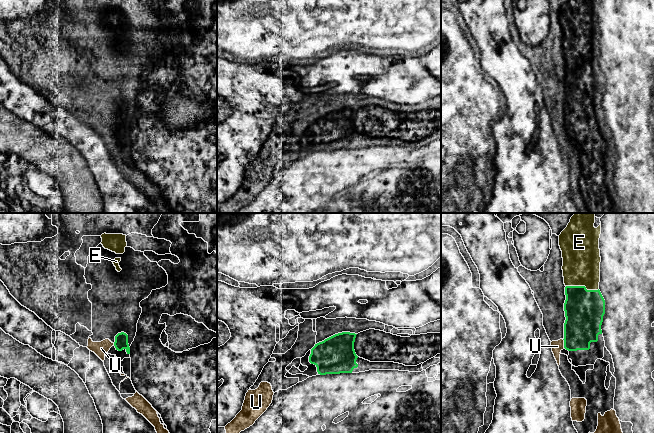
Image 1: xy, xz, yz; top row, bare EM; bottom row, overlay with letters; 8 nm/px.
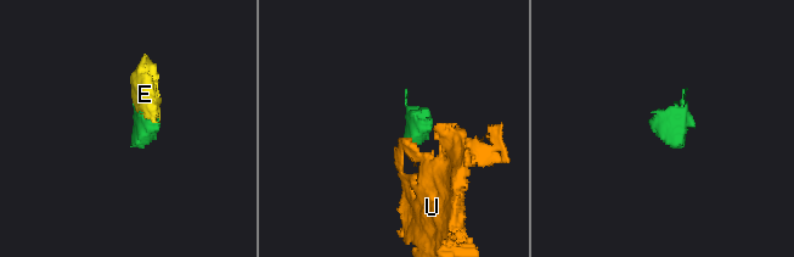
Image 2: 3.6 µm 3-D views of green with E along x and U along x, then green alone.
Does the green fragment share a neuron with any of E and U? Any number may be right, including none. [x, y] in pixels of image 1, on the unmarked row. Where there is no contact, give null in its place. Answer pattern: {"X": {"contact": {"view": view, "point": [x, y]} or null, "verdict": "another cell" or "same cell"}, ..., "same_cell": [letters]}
{"E": {"contact": {"view": "yz", "point": [582, 62]}, "verdict": "same cell"}, "U": {"contact": {"view": "yz", "point": [564, 119]}, "verdict": "same cell"}, "same_cell": ["E", "U"]}

